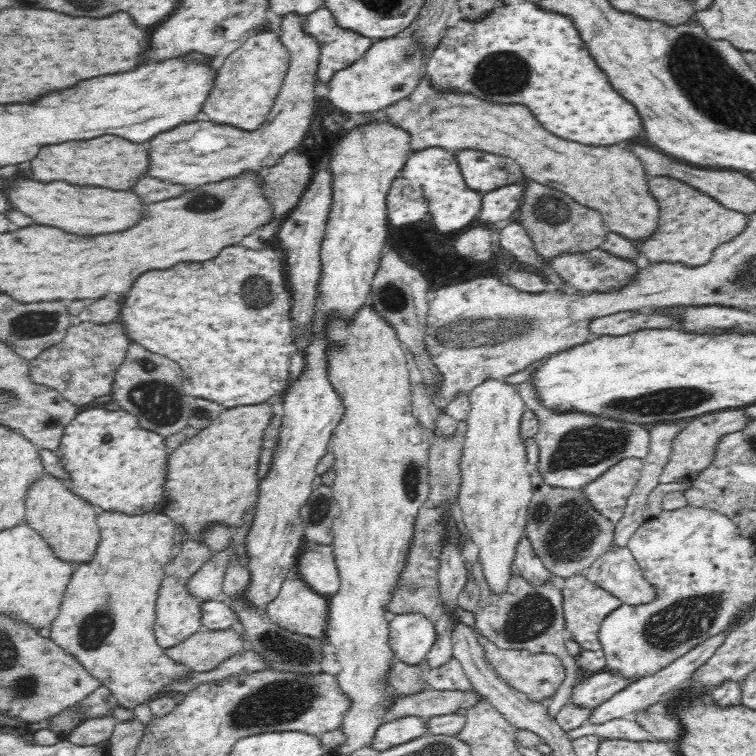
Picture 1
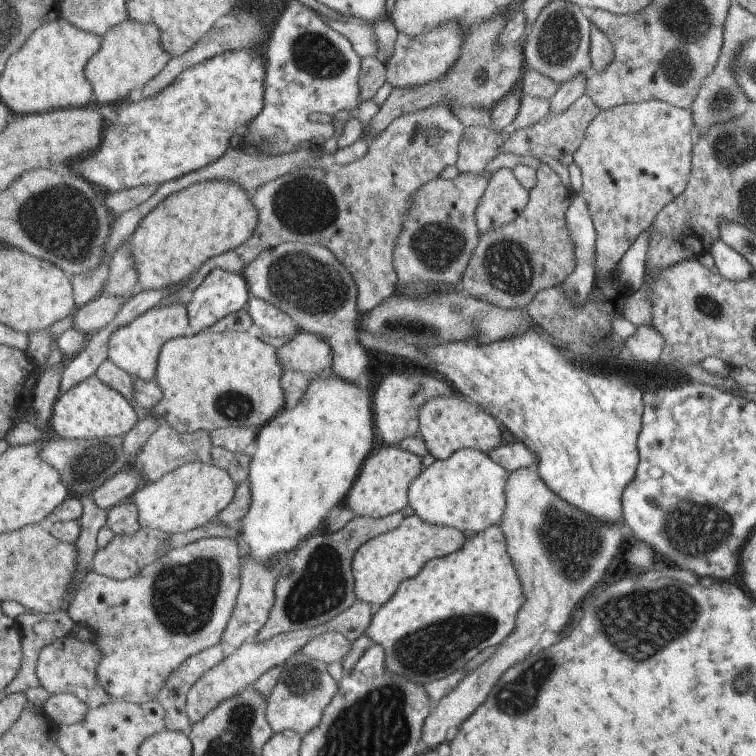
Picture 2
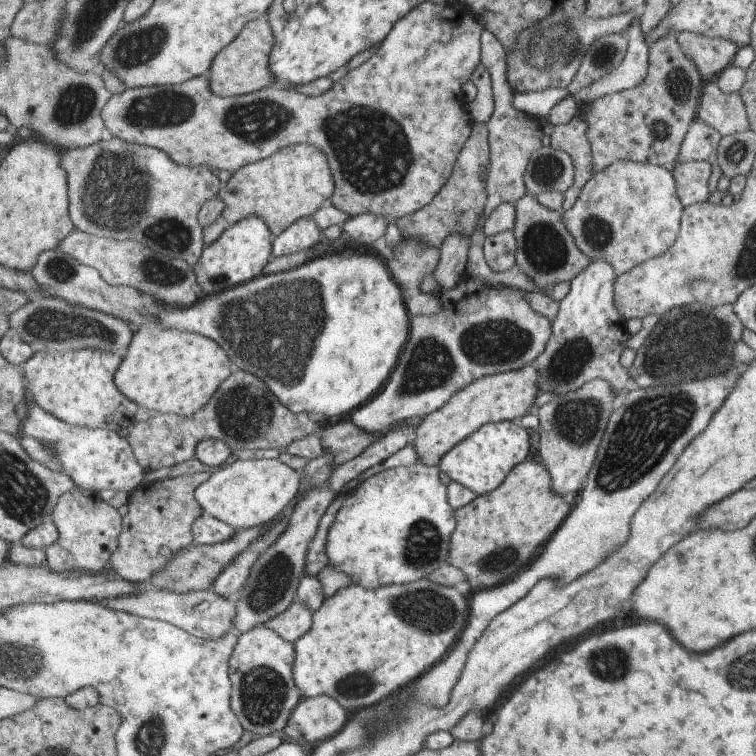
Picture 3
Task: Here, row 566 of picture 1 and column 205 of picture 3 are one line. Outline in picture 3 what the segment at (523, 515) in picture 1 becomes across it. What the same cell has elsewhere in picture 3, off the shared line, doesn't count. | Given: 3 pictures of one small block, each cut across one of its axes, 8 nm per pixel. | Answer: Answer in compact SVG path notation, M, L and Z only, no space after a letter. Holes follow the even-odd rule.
M235 460L235 464L215 472L209 482L197 488L197 502L205 508L205 514L227 522L237 530L265 528L289 510L291 502L301 492L301 482L303 474L279 460Z

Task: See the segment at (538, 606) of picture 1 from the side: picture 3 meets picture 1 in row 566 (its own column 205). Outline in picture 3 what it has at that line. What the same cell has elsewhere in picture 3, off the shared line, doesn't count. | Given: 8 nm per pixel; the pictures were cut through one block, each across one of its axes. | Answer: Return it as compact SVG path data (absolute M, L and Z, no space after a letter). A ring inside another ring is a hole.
M191 474L173 480L155 482L149 486L139 486L137 492L129 494L129 514L123 518L121 546L113 554L113 570L117 576L131 580L135 584L149 586L149 580L163 572L181 552L195 544L193 526L205 514L205 508L197 502L197 488L209 482L213 474Z

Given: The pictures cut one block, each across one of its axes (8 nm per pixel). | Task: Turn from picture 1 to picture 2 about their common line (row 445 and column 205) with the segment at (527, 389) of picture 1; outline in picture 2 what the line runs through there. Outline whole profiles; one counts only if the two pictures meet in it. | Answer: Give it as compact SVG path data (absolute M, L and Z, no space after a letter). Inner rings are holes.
M211 536L191 542L183 548L171 548L163 560L147 564L139 574L127 580L113 580L93 572L85 578L73 606L69 610L71 620L77 626L89 628L97 638L99 664L95 668L97 684L115 702L149 704L157 702L157 694L171 672L175 672L185 660L201 654L213 646L223 644L225 632L233 614L237 612L237 600L243 586L243 566L237 538Z

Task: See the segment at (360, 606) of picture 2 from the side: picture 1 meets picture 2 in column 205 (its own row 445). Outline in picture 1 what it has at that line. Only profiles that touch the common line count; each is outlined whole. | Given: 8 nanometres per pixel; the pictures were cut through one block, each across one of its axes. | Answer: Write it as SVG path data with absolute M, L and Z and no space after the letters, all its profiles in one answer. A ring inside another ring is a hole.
M740 408L740 410L724 410L724 412L714 412L714 414L704 414L700 418L692 418L688 422L686 432L676 438L674 452L672 452L670 462L666 464L664 472L660 474L658 484L684 482L684 480L694 480L696 476L700 476L714 462L716 448L718 448L720 440L726 434L734 434L734 432L744 430L752 420L754 420L754 416L748 416L746 414L746 408Z

